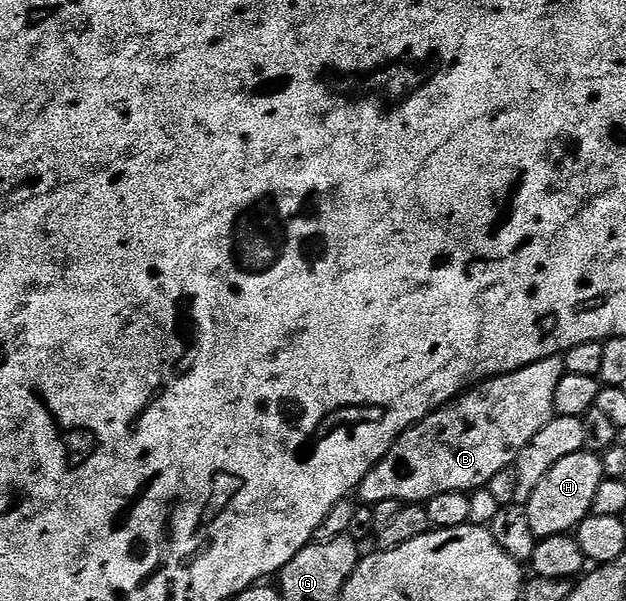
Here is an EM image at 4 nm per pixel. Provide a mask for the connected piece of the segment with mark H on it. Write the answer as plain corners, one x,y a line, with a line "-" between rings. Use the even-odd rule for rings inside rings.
584,449
569,453
569,457
557,461
557,465
553,465
553,469
541,477
537,489
533,489
525,504
529,513
529,526
533,528
536,540
574,532
579,523
591,514
593,497
604,477
603,460
596,452

